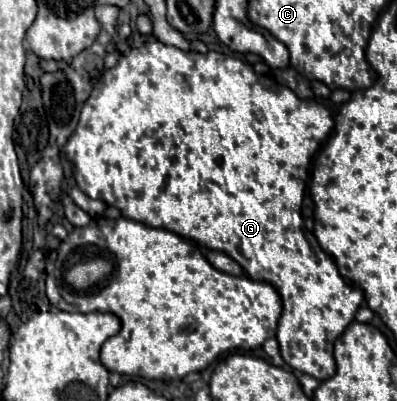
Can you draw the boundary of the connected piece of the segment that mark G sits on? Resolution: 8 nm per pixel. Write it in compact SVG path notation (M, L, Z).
M154 41L154 43L144 43L140 49L132 49L128 55L124 55L118 61L116 67L108 69L102 75L100 83L92 89L92 93L82 109L80 123L78 123L74 135L64 145L64 153L74 163L76 183L88 197L104 199L108 205L118 207L122 211L122 215L128 219L148 223L150 227L164 227L168 231L174 231L180 237L196 241L198 245L222 251L222 253L230 255L240 267L244 267L244 271L250 275L250 279L266 281L266 283L274 285L282 297L282 307L284 307L282 317L278 321L278 333L276 333L282 359L296 371L312 375L318 381L324 381L324 379L330 379L332 375L336 375L336 363L332 359L332 343L344 333L344 327L348 327L348 323L354 321L356 311L358 311L360 303L364 301L364 293L360 289L354 289L340 277L332 257L328 257L324 251L320 251L320 253L314 251L304 235L304 219L302 219L300 207L302 207L302 199L304 199L304 191L306 191L306 183L308 183L308 175L310 175L308 169L310 169L310 163L312 163L316 151L320 149L324 137L328 139L332 127L334 127L334 119L320 101L300 99L294 91L276 83L268 75L258 75L250 63L244 63L240 59L234 59L230 55L216 53L216 51L210 51L204 55L194 53L194 51L184 53L178 47L168 47L168 45L162 45L160 41Z

